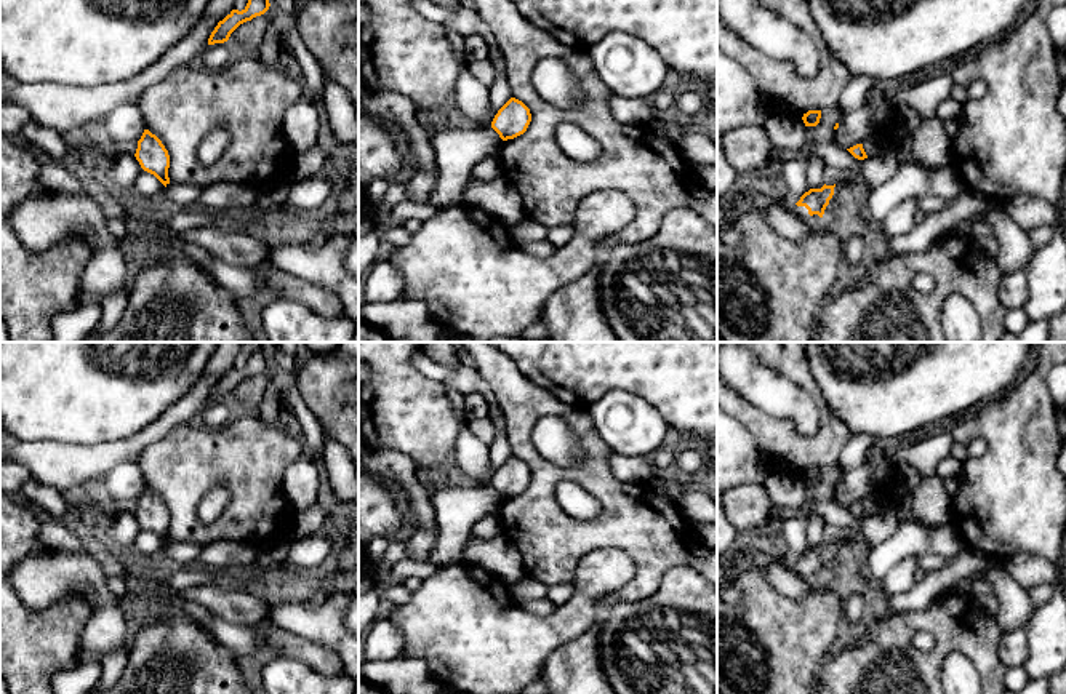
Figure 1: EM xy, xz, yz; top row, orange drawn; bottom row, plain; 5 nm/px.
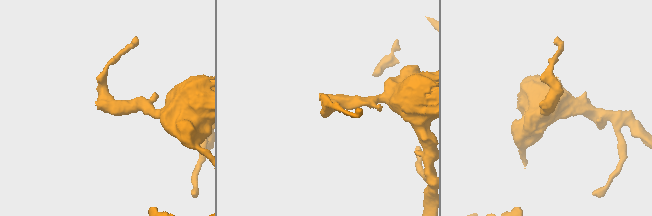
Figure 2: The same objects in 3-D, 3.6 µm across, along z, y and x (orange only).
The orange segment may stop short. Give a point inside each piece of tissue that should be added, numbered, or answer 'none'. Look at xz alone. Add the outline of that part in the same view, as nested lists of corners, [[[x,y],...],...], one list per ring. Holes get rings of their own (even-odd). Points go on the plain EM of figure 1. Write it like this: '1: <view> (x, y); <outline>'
none

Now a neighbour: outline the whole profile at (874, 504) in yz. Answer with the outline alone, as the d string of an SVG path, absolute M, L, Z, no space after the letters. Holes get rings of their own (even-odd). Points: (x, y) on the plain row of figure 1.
M882 494L869 496L864 499L863 507L868 515L880 513L890 509L890 502L884 499Z

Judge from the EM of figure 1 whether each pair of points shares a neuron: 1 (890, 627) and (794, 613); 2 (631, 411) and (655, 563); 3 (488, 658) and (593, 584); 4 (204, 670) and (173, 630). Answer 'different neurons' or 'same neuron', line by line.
1: different neurons
2: different neurons
3: same neuron
4: same neuron

